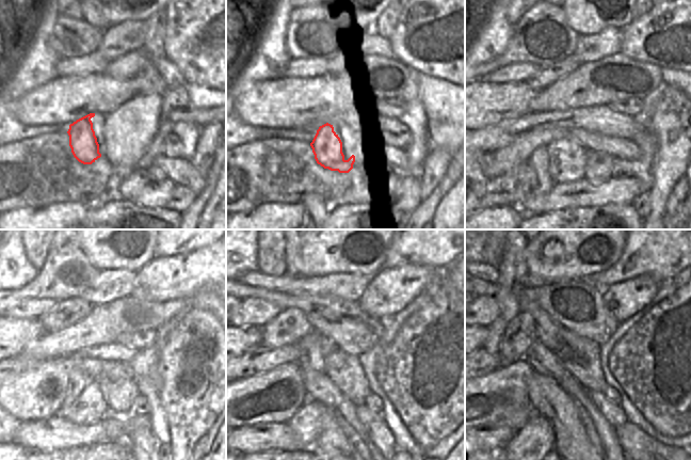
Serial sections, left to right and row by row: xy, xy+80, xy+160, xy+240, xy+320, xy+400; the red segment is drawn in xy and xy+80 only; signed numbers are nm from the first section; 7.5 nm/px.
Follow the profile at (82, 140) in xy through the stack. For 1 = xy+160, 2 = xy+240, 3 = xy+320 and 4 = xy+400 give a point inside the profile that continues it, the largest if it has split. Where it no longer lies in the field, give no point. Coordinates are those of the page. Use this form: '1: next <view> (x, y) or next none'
1: next xy+160 (567, 159)
2: next xy+240 (84, 405)
3: next xy+320 (311, 419)
4: next xy+400 (534, 443)

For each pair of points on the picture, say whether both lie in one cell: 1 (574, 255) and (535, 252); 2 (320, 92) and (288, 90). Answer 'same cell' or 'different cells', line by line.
1: same cell
2: same cell

